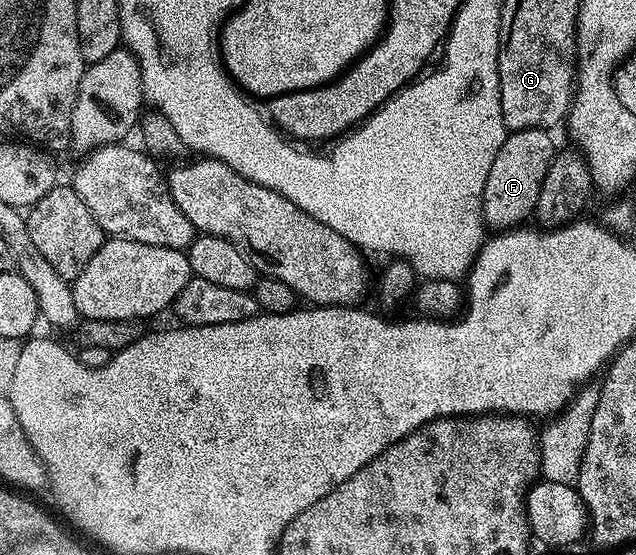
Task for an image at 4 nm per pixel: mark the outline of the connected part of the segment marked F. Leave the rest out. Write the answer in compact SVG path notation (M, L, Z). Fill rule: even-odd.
M517 129L509 132L498 155L494 155L490 175L486 177L484 223L489 230L515 229L523 226L527 222L524 220L535 214L542 183L558 152L558 146L552 142L552 135L547 129Z

